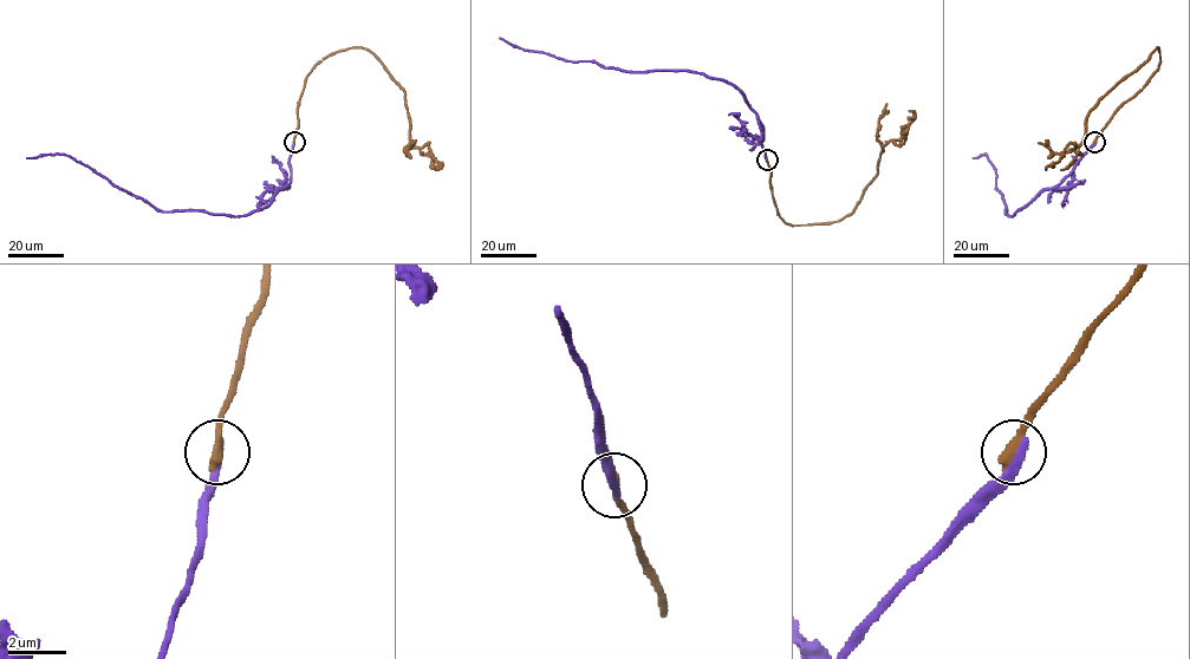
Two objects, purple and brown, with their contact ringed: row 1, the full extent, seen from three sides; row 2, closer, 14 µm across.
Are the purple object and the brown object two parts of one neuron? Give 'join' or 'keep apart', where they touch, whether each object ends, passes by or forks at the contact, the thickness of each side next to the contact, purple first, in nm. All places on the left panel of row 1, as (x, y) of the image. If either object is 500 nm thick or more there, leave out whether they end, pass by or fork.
keep apart | (294, 142) | purple ends | brown ends | 300/380 nm

